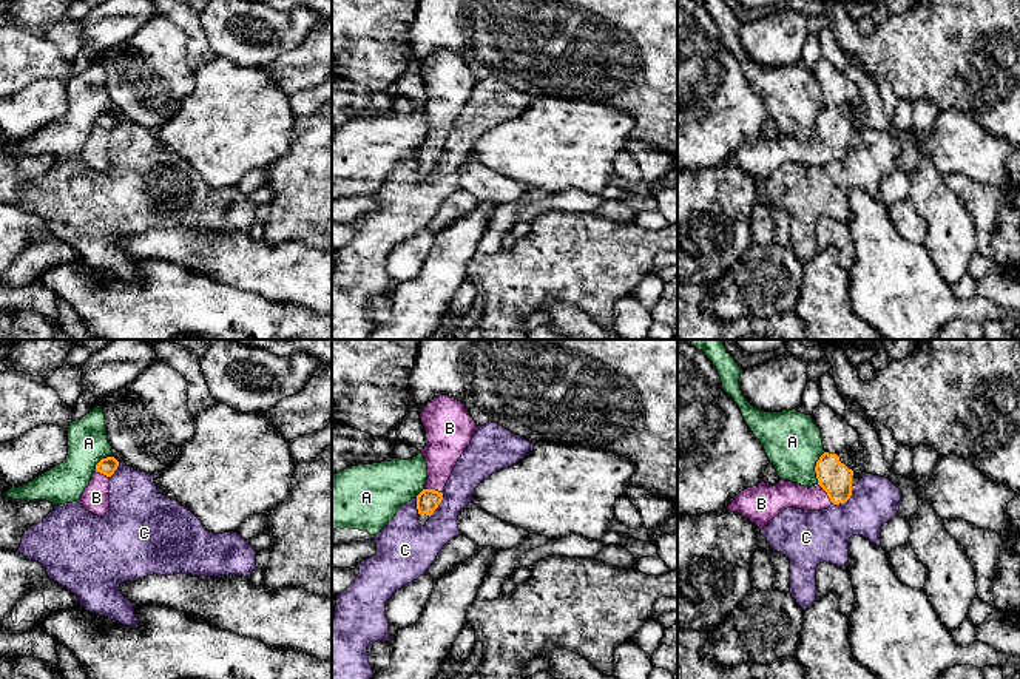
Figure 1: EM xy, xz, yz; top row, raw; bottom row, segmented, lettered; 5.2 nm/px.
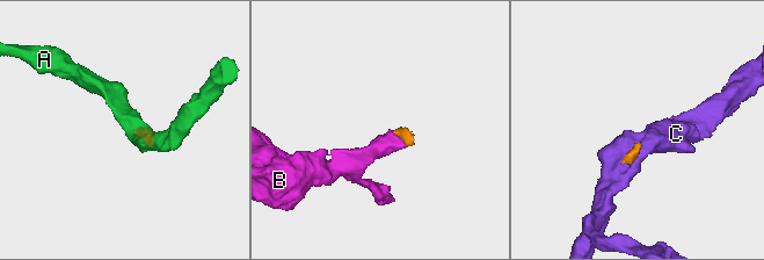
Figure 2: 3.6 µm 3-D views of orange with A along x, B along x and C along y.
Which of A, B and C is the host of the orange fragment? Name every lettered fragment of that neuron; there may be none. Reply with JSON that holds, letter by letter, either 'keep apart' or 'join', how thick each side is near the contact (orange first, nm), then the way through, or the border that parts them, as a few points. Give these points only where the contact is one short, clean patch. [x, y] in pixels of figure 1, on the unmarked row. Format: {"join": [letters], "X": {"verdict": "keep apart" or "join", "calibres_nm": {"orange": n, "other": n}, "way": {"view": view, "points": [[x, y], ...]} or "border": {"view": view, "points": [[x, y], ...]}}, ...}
{"join": ["B"], "A": {"verdict": "keep apart", "calibres_nm": {"orange": 170, "other": 300}, "border": {"view": "yz", "points": [[824, 105], [815, 121], [817, 138]]}}, "B": {"verdict": "join", "calibres_nm": {"orange": 170, "other": 140}, "way": {"view": "yz", "points": [[834, 131], [834, 138], [826, 145], [786, 148]]}}, "C": {"verdict": "keep apart", "calibres_nm": {"orange": 170, "other": 280}, "border": {"view": "yz", "points": [[852, 141], [852, 148], [844, 156], [832, 158]]}}}

